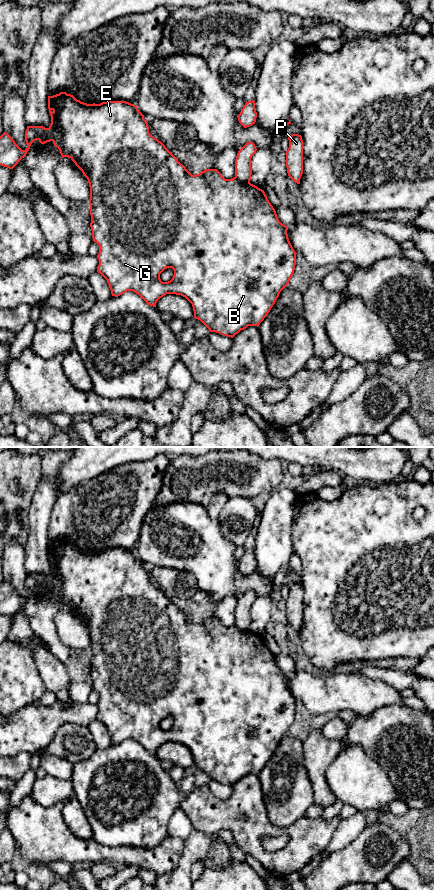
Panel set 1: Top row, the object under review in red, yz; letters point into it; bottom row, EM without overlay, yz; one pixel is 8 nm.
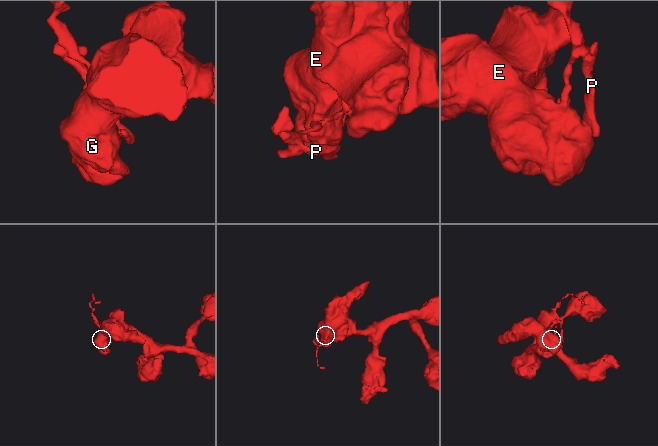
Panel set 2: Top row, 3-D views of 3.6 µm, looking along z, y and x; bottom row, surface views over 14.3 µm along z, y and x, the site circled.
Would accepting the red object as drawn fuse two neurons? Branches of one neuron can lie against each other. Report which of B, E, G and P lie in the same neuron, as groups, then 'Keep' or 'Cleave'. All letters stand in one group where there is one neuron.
Groups: B E G / P. Cleave

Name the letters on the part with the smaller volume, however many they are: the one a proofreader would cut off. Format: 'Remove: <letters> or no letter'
Remove: P

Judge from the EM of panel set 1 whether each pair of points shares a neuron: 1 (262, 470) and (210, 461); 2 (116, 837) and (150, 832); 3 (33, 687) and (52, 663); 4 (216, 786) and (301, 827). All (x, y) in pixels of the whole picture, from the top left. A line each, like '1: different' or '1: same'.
1: same
2: same
3: different
4: different

